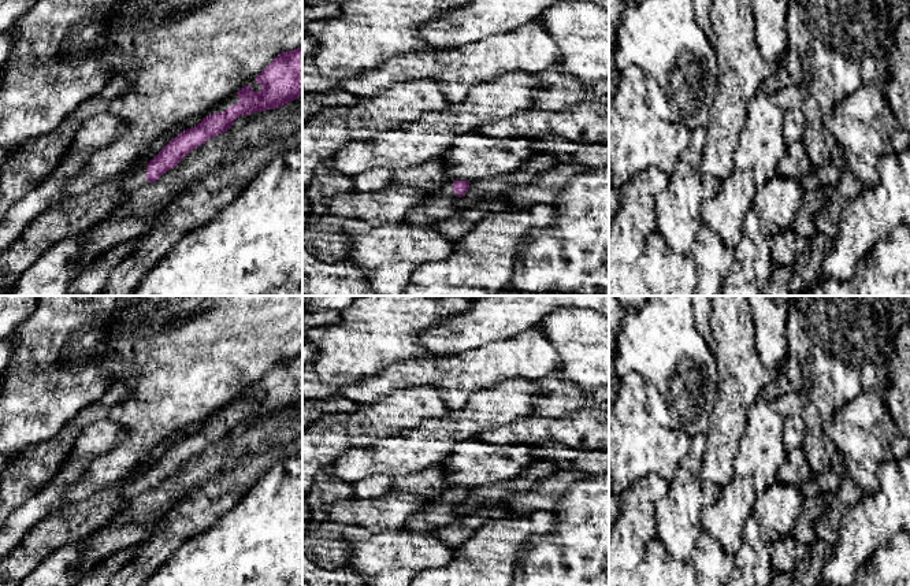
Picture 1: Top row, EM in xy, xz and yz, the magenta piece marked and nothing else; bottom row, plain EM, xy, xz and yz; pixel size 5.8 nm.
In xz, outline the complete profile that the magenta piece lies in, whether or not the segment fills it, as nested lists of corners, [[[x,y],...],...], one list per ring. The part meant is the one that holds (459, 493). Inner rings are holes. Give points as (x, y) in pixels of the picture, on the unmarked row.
[[[450,487],[439,496],[428,498],[428,502],[404,523],[402,530],[409,533],[432,533],[452,523],[463,516],[458,505],[468,498],[469,490],[469,487]]]

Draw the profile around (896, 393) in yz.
[[[899,345],[881,375],[887,378],[884,404],[900,433],[910,438],[910,348]]]

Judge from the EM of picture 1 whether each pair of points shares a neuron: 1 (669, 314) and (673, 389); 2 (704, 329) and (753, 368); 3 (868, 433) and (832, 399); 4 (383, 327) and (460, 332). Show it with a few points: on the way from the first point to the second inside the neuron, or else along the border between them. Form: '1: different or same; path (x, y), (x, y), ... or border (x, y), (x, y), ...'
1: same; path (669, 333), (669, 353), (673, 359), (673, 370)
2: different; border (710, 310), (713, 351)
3: different; border (869, 390), (861, 392), (834, 414)
4: different; border (454, 315), (423, 330), (416, 341)

